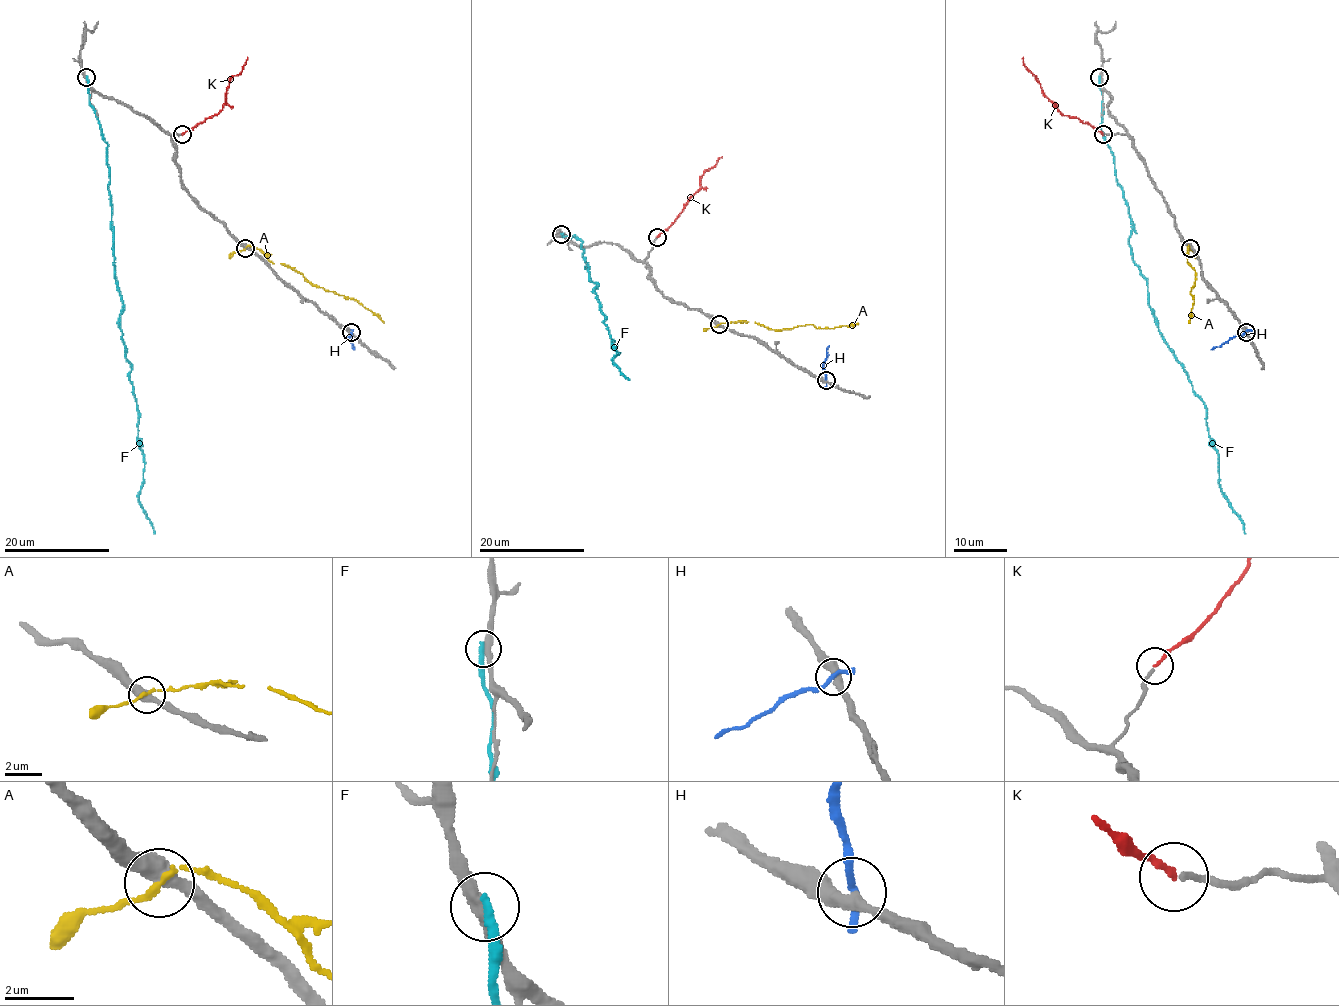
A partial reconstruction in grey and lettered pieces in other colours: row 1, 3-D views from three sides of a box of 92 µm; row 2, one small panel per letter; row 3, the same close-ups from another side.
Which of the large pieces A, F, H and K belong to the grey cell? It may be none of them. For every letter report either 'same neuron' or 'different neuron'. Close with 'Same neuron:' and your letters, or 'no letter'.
A: different neuron
F: different neuron
H: different neuron
K: same neuron
Same neuron: K

